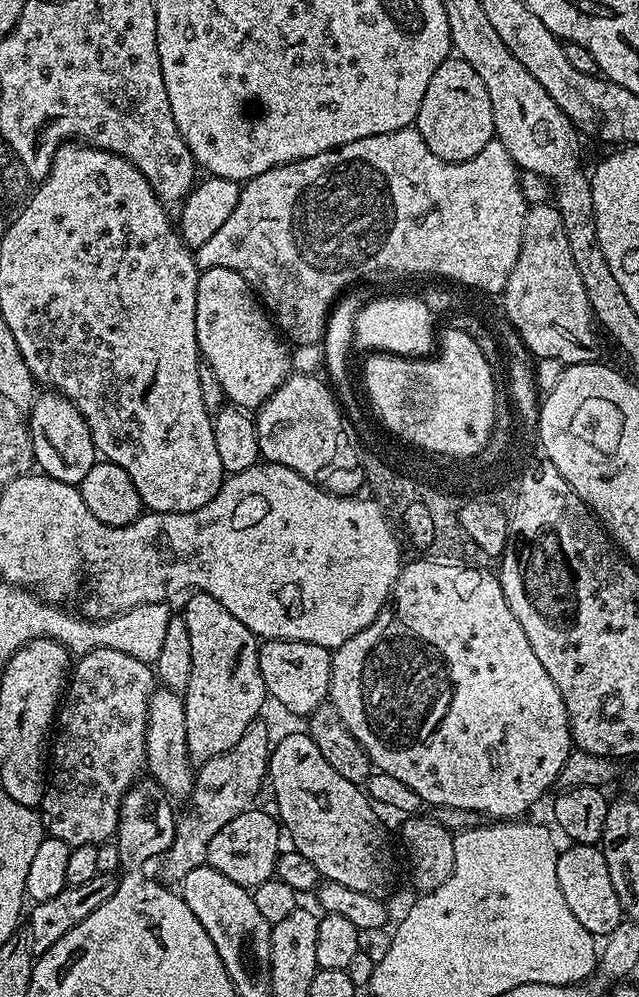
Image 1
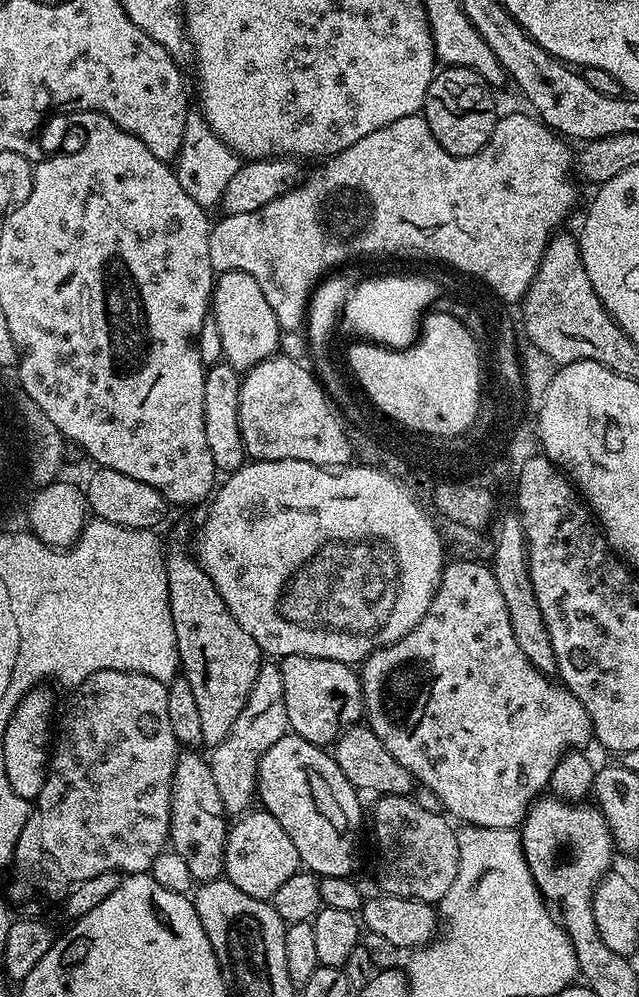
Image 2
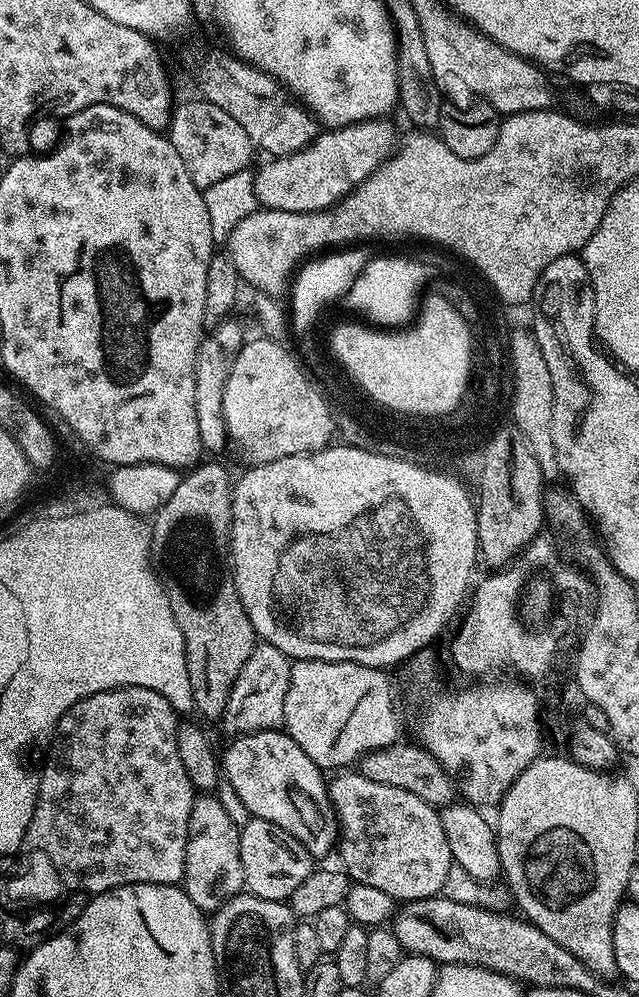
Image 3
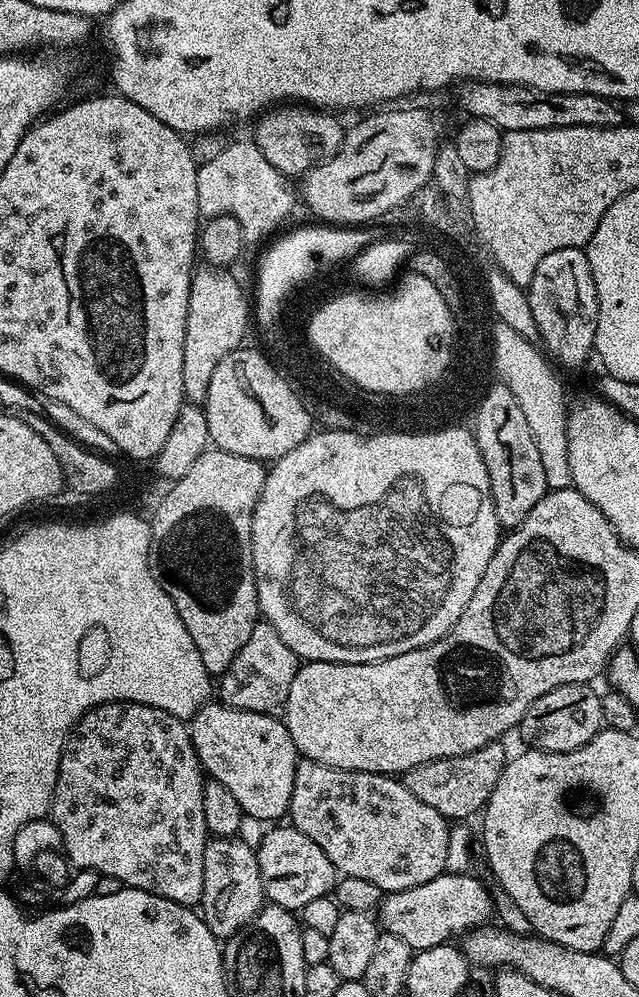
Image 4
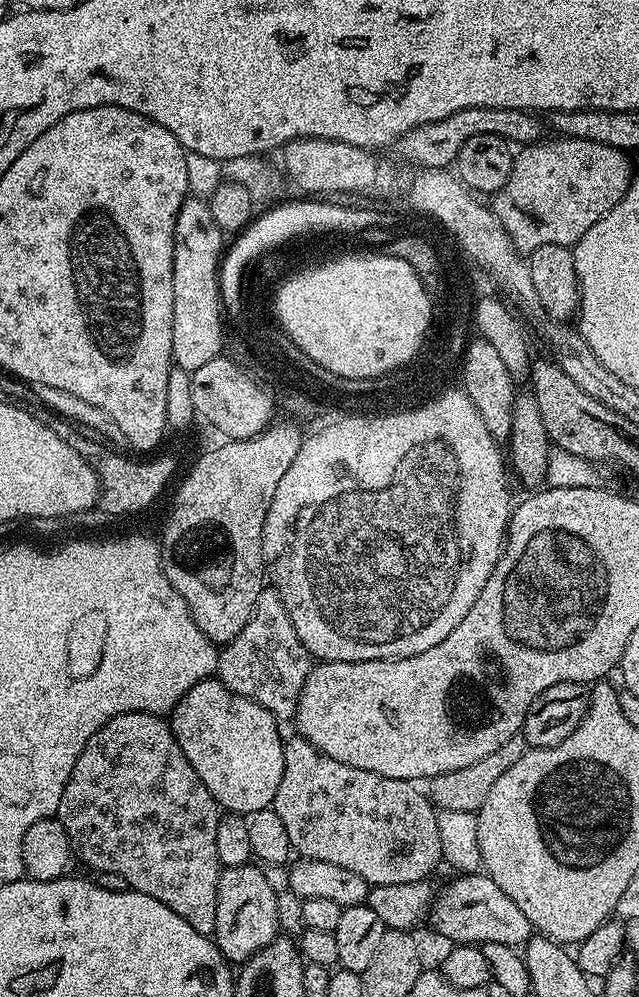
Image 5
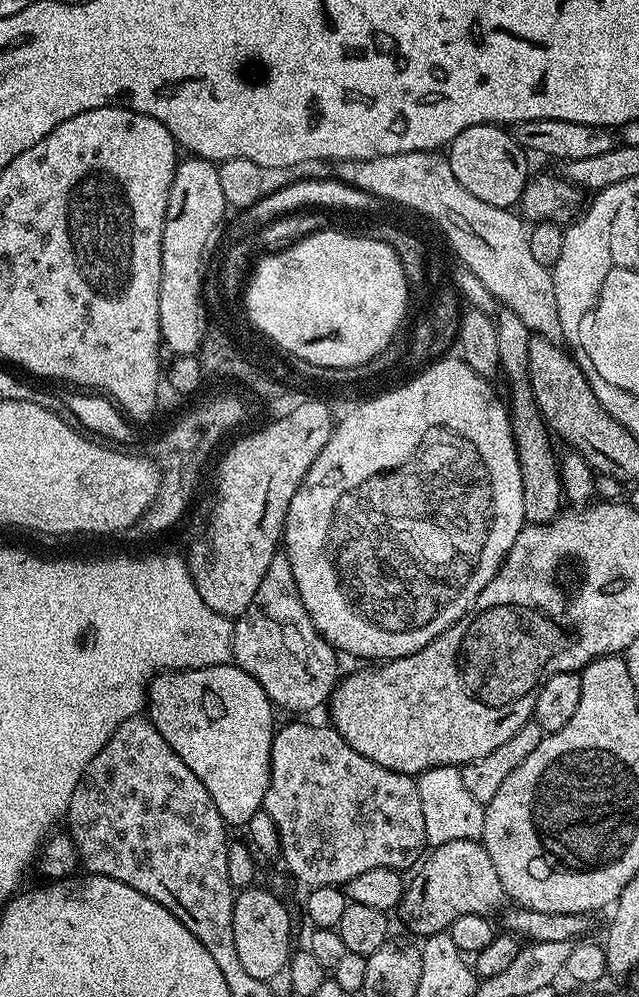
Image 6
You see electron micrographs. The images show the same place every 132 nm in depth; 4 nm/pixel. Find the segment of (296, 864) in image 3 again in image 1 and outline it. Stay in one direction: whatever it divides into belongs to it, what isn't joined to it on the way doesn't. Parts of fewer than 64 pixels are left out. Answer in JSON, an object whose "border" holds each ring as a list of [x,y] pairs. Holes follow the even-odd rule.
{"border":[[[253,806],[247,812],[238,814],[238,818],[230,818],[214,838],[210,838],[207,867],[218,870],[218,874],[226,874],[230,882],[238,882],[238,886],[249,890],[262,882],[273,879],[276,875],[276,860],[280,857],[282,845],[282,828],[277,817],[271,811],[259,812]]]}

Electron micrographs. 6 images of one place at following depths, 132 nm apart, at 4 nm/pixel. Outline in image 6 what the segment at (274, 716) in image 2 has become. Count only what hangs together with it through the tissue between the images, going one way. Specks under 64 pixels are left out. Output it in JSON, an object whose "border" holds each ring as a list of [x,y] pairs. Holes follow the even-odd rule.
{"border":[[[278,554],[270,562],[269,568],[266,569],[266,574],[262,577],[262,582],[258,586],[258,591],[254,593],[254,602],[250,602],[250,606],[235,621],[232,630],[232,660],[242,670],[246,670],[246,674],[250,674],[250,678],[254,678],[254,682],[258,682],[258,686],[262,686],[262,690],[266,690],[268,699],[272,701],[277,709],[285,708],[288,712],[312,712],[315,708],[322,707],[323,704],[325,707],[325,705],[329,703],[332,693],[336,691],[338,677],[341,675],[340,664],[336,659],[338,659],[336,649],[326,642],[326,638],[320,636],[319,630],[312,624],[312,619],[306,610],[306,606],[302,606],[302,598],[298,594],[298,586],[294,582],[294,574],[290,568],[290,562],[288,561],[287,556]]]}

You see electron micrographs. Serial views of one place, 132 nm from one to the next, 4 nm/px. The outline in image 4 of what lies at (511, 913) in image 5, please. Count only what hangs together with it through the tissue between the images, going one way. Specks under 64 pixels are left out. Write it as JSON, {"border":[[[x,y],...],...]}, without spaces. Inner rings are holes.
{"border":[[[445,874],[430,878],[430,882],[422,882],[422,886],[410,886],[410,890],[387,893],[380,902],[378,924],[383,931],[402,938],[406,946],[421,952],[430,946],[463,937],[465,932],[487,925],[493,916],[489,885],[475,880],[472,874]]]}

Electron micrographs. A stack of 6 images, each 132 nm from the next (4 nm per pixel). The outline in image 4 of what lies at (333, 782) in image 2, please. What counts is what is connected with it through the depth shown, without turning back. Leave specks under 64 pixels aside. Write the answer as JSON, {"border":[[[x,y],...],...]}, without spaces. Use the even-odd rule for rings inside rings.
{"border":[[[209,702],[192,717],[190,731],[201,769],[234,794],[245,817],[276,822],[287,813],[298,753],[283,719]]]}

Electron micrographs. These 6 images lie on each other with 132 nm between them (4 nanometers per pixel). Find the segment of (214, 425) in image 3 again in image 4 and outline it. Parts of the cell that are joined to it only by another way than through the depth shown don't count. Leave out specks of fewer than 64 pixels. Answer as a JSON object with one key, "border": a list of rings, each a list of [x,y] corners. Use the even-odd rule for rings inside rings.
{"border":[[[200,266],[193,271],[192,281],[190,282],[190,306],[186,312],[186,342],[182,342],[182,390],[184,391],[185,401],[189,404],[203,405],[206,398],[206,392],[210,390],[210,377],[214,374],[214,370],[218,366],[218,362],[222,362],[222,358],[226,358],[226,354],[230,354],[235,348],[241,347],[245,343],[244,335],[248,332],[248,320],[250,324],[250,296],[244,293],[244,288],[231,276],[231,271],[225,270],[220,266]]]}

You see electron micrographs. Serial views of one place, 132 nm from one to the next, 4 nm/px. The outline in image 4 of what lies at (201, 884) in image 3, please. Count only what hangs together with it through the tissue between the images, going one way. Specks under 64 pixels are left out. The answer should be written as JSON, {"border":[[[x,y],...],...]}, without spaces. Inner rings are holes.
{"border":[[[214,836],[209,839],[206,850],[202,854],[202,898],[198,908],[202,913],[206,926],[210,926],[216,939],[227,942],[238,930],[242,930],[266,903],[262,886],[262,870],[258,870],[256,848],[236,836]]]}

